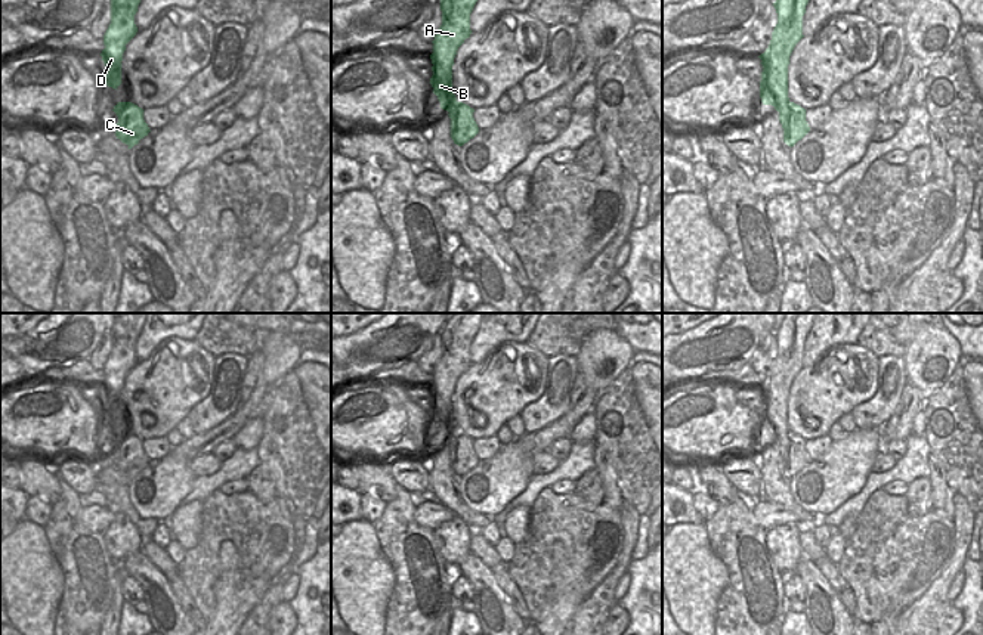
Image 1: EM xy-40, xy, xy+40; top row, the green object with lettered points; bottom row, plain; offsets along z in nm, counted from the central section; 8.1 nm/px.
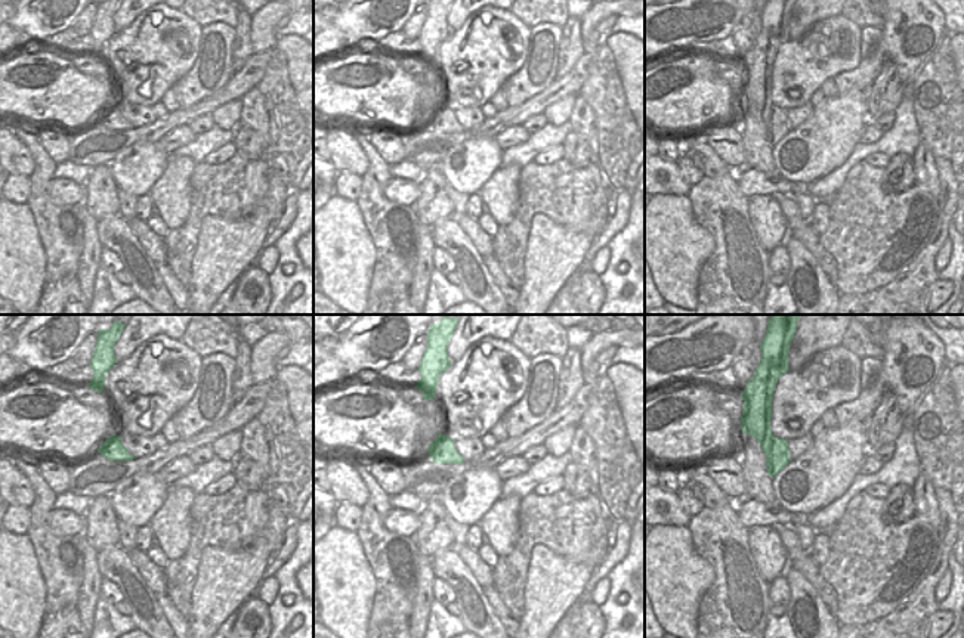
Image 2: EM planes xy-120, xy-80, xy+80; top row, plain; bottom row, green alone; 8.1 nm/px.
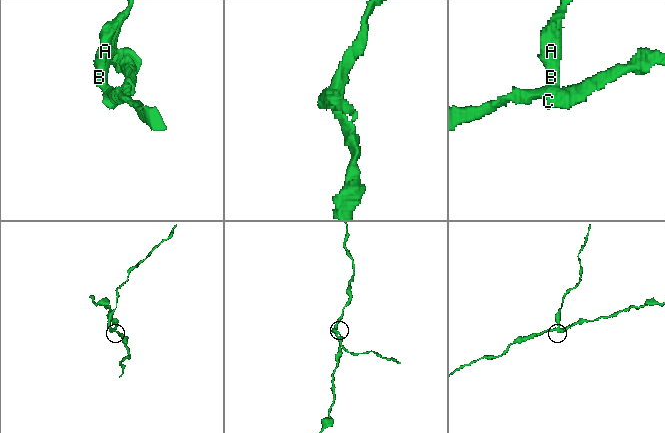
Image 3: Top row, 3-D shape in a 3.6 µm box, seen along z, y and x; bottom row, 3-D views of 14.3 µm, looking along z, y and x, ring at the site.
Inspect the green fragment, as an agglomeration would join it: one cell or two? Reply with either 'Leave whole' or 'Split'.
Split

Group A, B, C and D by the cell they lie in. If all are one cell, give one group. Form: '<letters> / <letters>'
A B D / C

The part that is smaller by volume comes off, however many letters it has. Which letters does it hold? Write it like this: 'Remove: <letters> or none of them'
Remove: A, B, D

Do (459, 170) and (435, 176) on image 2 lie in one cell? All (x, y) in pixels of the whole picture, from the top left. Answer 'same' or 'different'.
different

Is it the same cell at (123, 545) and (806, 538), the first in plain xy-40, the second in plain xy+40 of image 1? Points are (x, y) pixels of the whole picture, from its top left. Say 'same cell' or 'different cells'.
different cells

